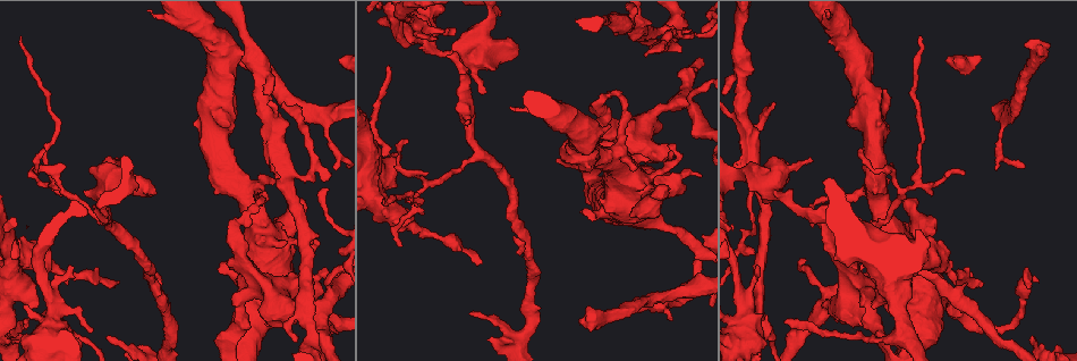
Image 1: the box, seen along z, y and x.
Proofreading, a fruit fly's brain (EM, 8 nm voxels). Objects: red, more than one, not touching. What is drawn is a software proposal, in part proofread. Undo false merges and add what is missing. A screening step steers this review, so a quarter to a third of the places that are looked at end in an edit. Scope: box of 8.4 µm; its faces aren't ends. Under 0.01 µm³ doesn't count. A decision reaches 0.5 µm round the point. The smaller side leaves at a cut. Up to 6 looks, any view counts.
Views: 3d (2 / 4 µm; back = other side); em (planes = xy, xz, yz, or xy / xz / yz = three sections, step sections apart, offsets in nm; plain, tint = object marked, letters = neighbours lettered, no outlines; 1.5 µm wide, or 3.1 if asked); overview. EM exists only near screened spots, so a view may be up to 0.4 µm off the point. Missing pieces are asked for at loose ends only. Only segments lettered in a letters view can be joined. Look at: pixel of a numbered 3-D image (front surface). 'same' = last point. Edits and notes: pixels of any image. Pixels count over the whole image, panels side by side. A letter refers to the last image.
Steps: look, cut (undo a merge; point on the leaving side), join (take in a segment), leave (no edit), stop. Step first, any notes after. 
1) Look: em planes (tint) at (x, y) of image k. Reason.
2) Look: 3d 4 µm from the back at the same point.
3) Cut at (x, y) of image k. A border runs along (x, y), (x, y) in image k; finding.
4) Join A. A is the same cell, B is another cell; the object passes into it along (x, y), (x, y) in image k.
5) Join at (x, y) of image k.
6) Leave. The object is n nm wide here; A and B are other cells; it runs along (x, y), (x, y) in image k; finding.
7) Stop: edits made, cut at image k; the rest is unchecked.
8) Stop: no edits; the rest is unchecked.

Look: em planes (letters) at (765, 334) of image 1. Calibre changes.

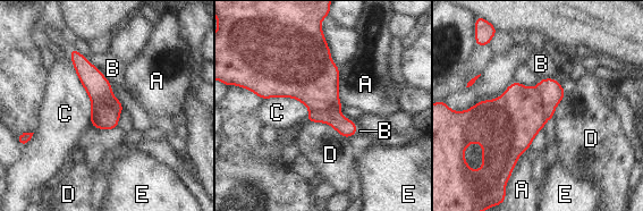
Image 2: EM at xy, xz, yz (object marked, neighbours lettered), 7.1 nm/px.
Cut at (552, 93) of image 2. The object is 220 nm wide here; A, B, C, D and E are other cells; a border runs along (536, 86), (548, 118) in image 2; a second cell is stuck on.

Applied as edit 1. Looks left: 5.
Look: overview. See it whole again.

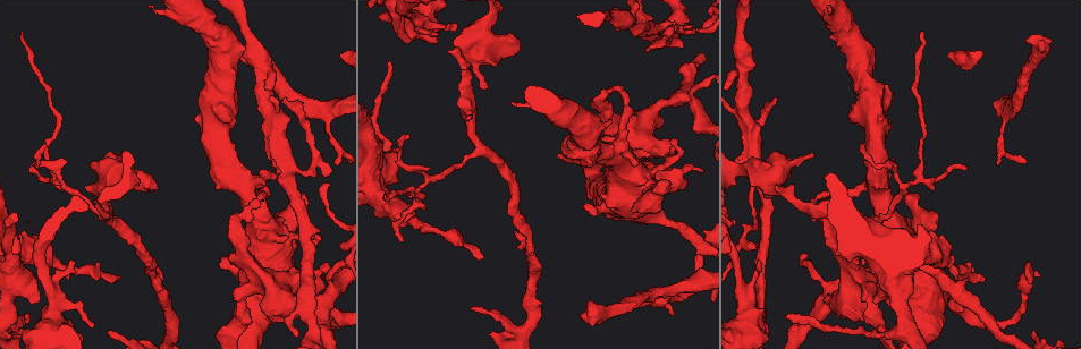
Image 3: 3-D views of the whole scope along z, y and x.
Look: 3d 2 µm at (22, 33) of image 3.

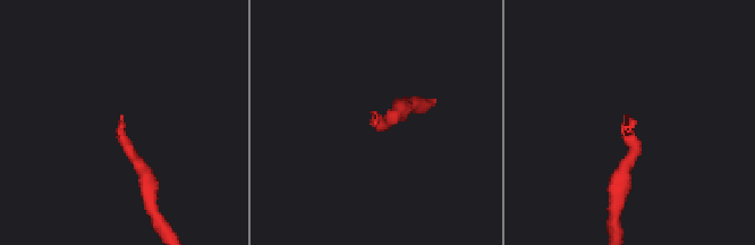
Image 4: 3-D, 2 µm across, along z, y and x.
Look: em planes (letters) at (122, 115) of image 4.

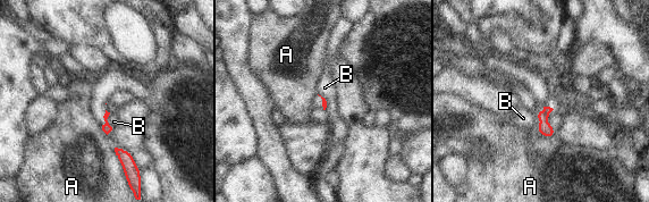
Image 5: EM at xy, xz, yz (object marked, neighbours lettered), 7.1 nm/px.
Leave. A and B are other cells; a border runs along (109, 112), (107, 121), (112, 127) in image 5; no lettered segment goes on from it.

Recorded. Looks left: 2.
Stop: edits made, cut at image 2; the rest is unchecked.

